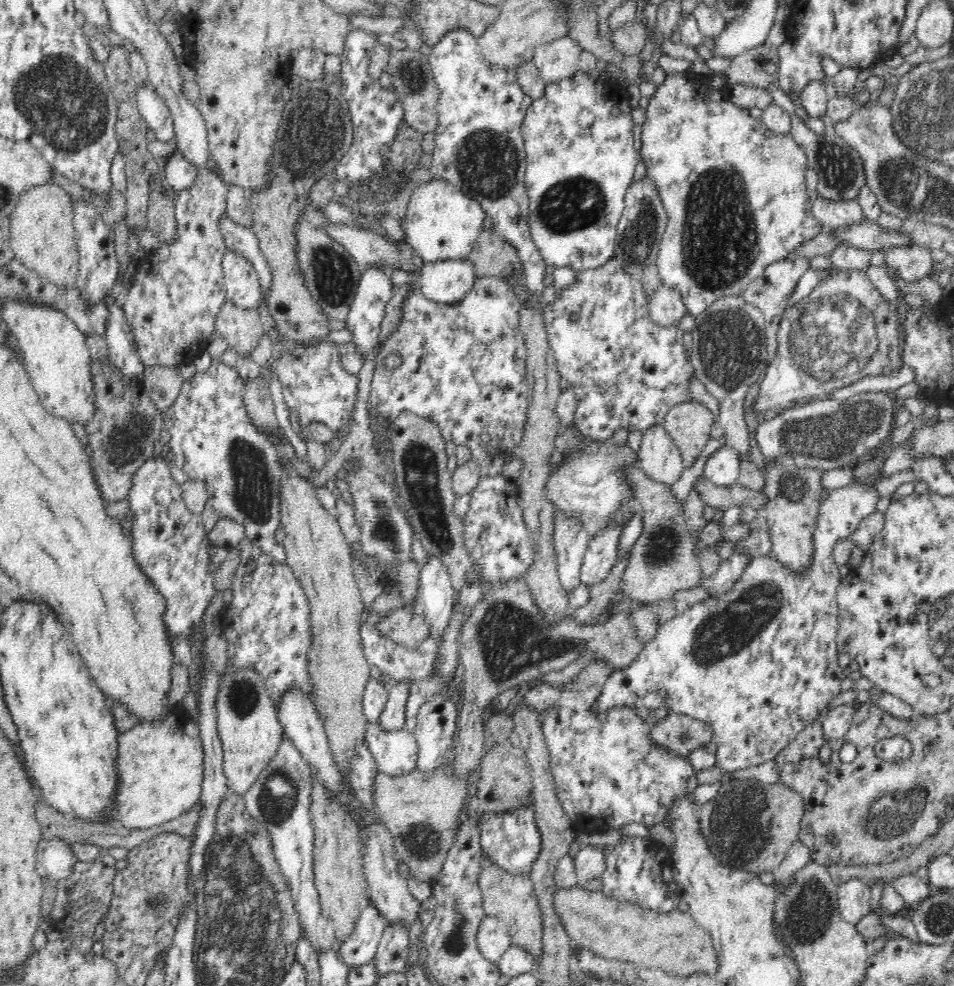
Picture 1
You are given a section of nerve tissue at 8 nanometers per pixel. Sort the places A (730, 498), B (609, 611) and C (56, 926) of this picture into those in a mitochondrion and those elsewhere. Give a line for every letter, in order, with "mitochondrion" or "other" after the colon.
A: other
B: other
C: other

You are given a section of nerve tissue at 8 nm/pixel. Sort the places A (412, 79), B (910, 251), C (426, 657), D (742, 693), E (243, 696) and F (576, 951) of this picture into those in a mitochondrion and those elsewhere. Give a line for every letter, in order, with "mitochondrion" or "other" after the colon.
A: mitochondrion
B: other
C: other
D: other
E: mitochondrion
F: other

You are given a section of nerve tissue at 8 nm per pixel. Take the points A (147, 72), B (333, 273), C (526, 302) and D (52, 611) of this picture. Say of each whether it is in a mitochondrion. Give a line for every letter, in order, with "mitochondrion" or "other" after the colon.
A: other
B: mitochondrion
C: other
D: other

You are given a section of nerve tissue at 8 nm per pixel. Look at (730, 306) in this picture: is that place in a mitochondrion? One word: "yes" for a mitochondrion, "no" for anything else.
yes

